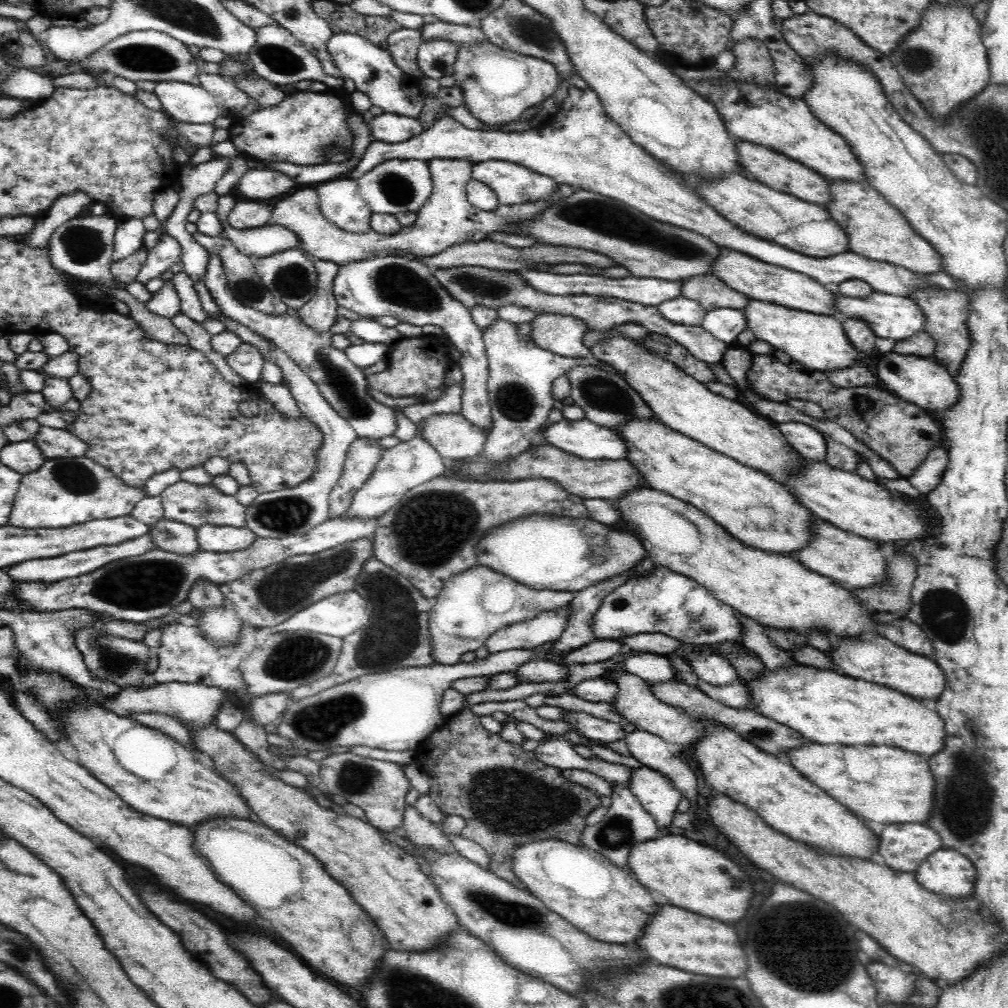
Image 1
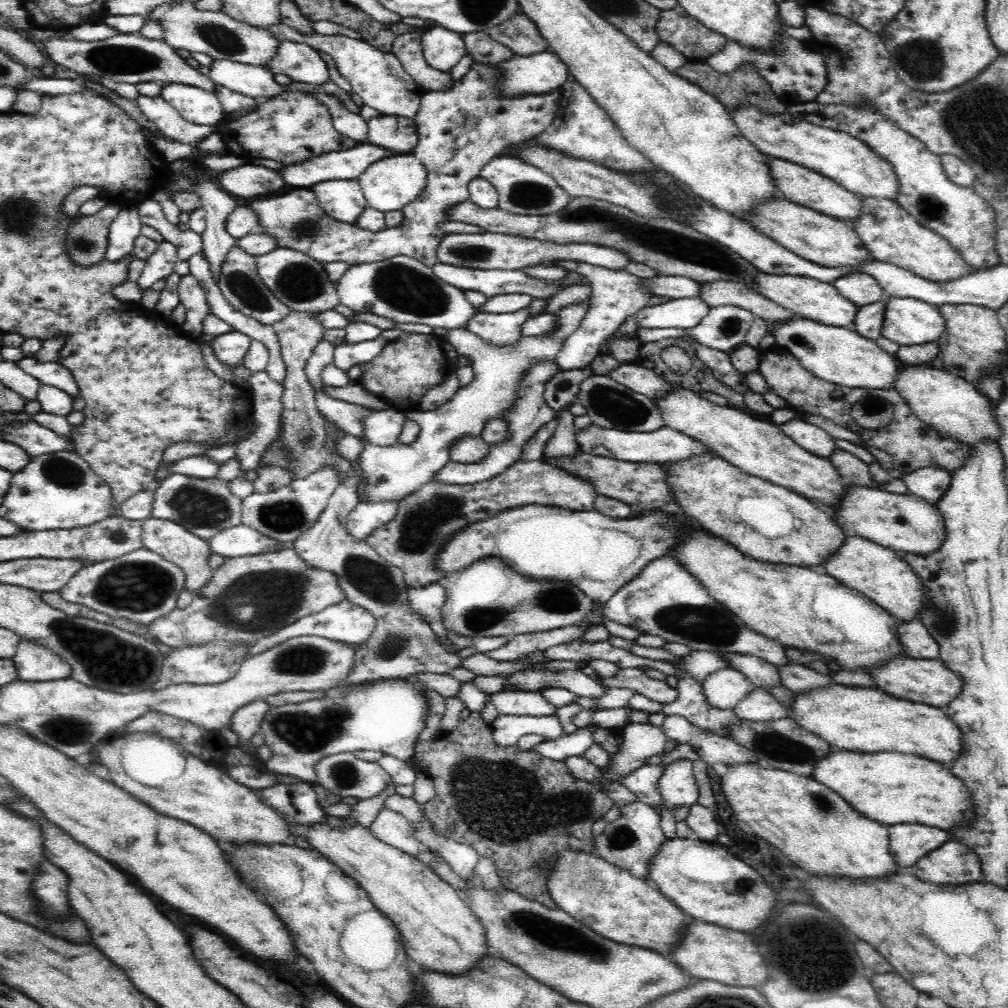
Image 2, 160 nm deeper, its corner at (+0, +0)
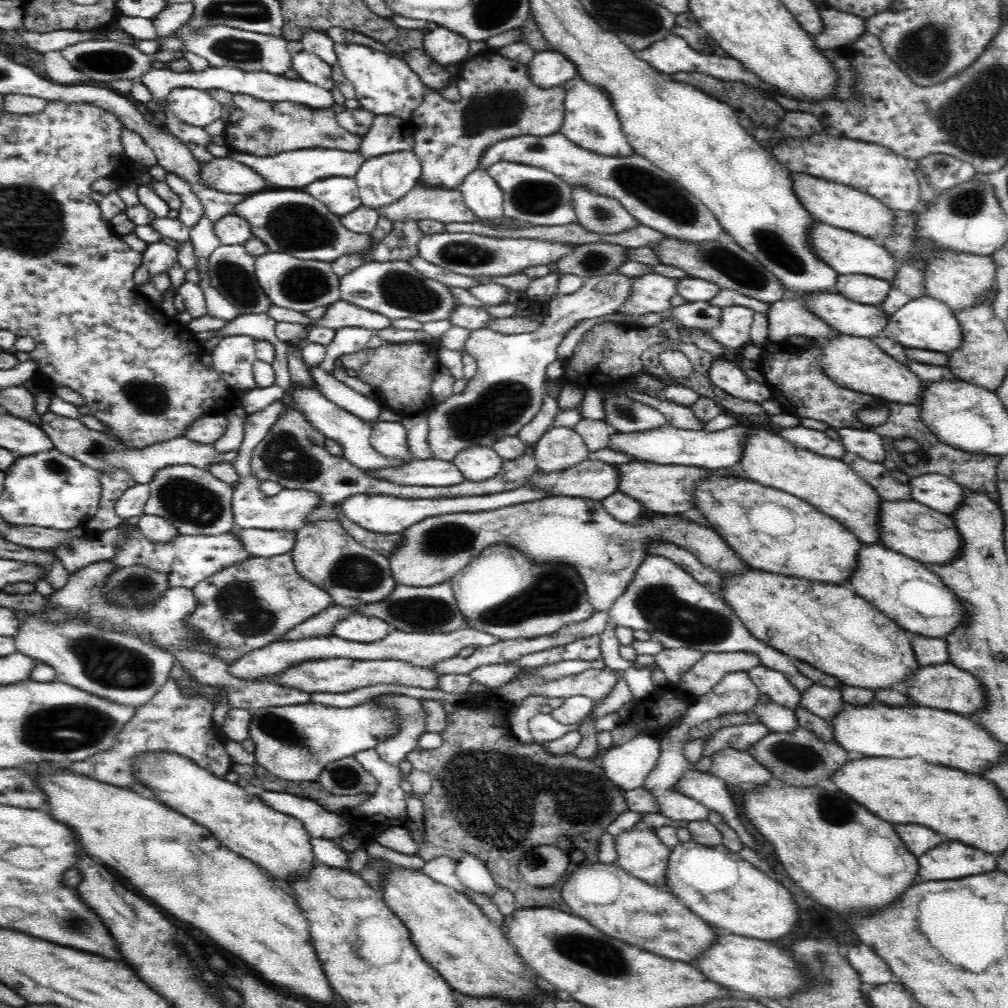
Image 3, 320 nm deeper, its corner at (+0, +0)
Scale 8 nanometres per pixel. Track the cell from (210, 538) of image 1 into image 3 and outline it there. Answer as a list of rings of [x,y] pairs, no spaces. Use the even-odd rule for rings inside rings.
[[[238,529],[240,543],[251,556],[271,557],[290,553],[296,546],[296,530]]]

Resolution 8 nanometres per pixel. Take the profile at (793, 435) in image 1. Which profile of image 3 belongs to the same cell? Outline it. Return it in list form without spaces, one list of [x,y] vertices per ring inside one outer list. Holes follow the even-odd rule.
[[[802,425],[797,428],[786,428],[778,435],[798,449],[808,450],[831,459],[840,460],[847,453],[839,440],[828,438],[824,431],[811,430]]]

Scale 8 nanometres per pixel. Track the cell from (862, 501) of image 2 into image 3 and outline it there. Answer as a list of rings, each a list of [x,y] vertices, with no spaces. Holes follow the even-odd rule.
[[[882,500],[879,531],[882,546],[921,562],[926,566],[945,565],[959,557],[964,546],[964,539],[953,518],[937,510],[928,508],[914,500],[888,502]]]

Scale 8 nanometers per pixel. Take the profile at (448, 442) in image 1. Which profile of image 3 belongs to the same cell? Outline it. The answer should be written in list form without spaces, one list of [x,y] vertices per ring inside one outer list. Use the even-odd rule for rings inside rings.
[[[472,446],[458,453],[453,464],[464,480],[482,482],[500,474],[503,460],[493,448]]]

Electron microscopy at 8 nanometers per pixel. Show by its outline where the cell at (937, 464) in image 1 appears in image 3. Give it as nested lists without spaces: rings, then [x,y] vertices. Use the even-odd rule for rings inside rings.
[[[923,474],[909,483],[914,501],[928,508],[952,516],[963,503],[962,488],[954,480],[940,474]]]

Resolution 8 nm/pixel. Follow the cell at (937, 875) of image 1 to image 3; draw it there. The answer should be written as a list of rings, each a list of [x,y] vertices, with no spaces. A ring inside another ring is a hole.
[[[944,842],[918,858],[920,882],[984,874],[997,868],[996,860],[992,854],[968,848],[962,842]]]

